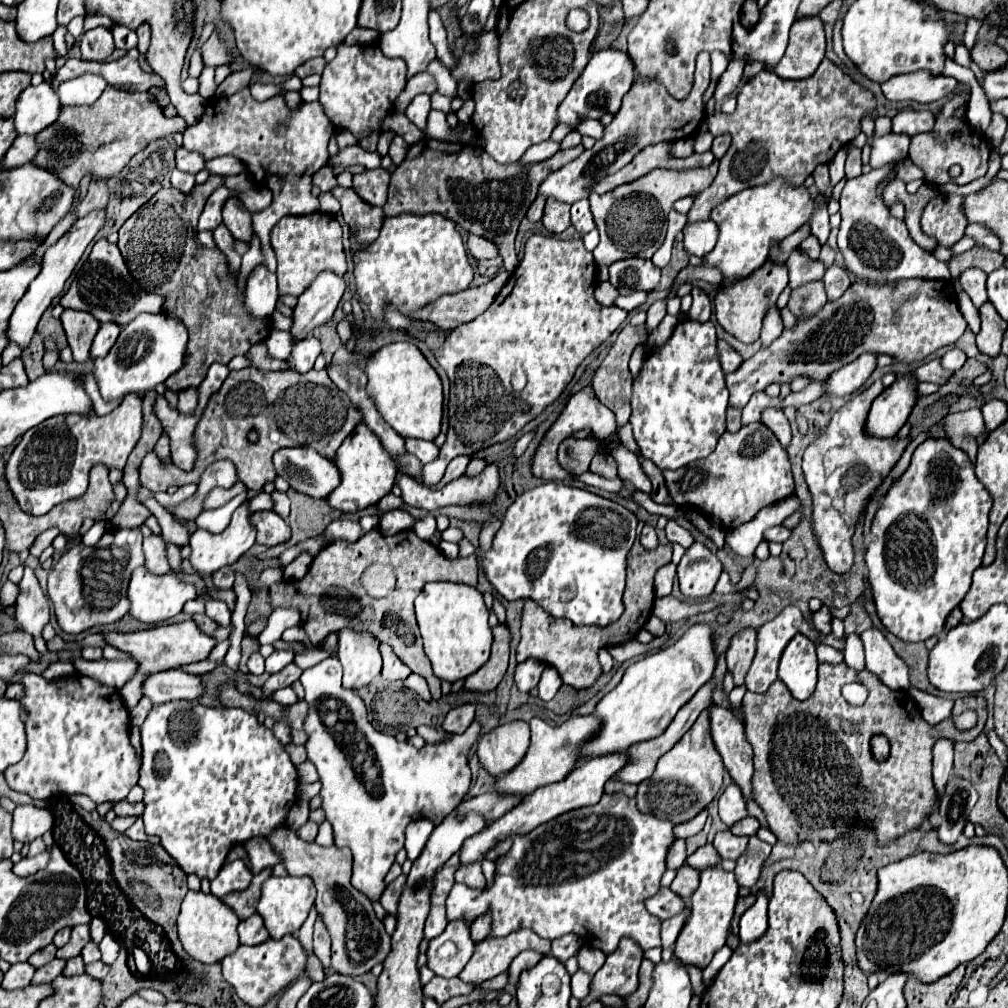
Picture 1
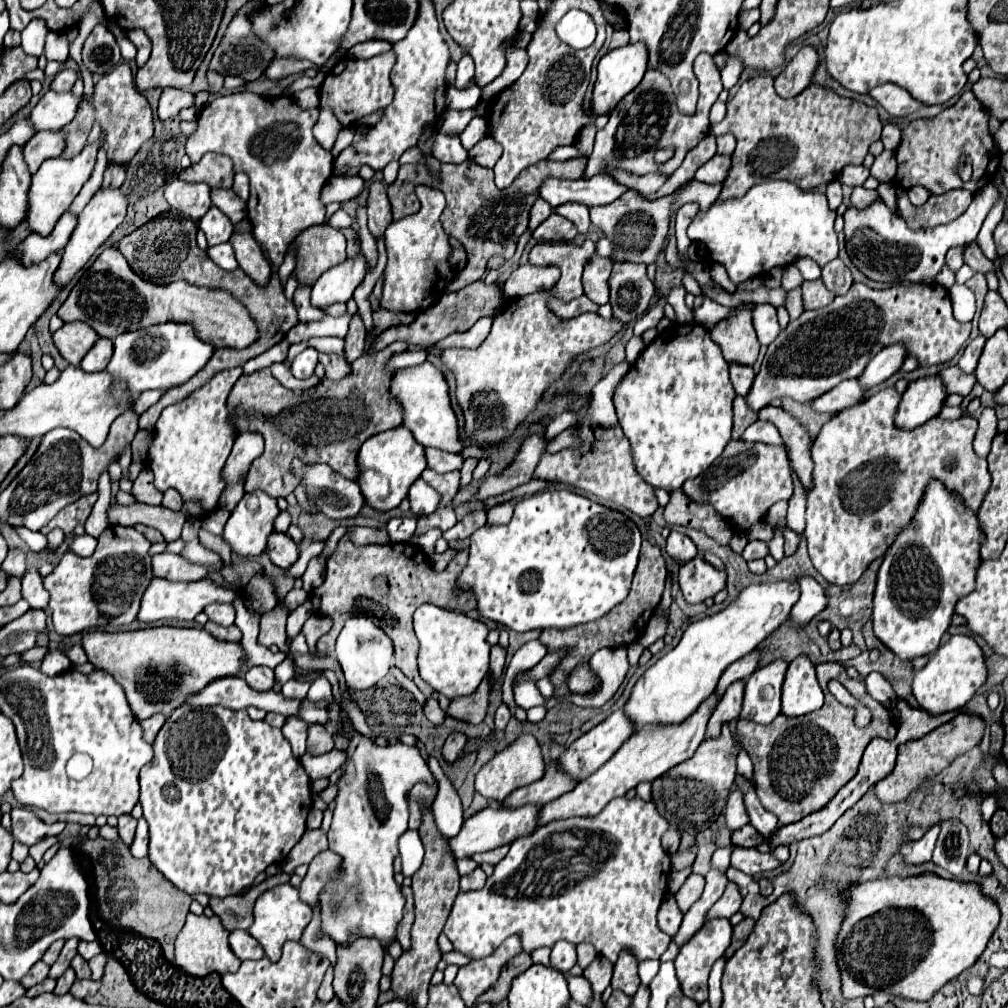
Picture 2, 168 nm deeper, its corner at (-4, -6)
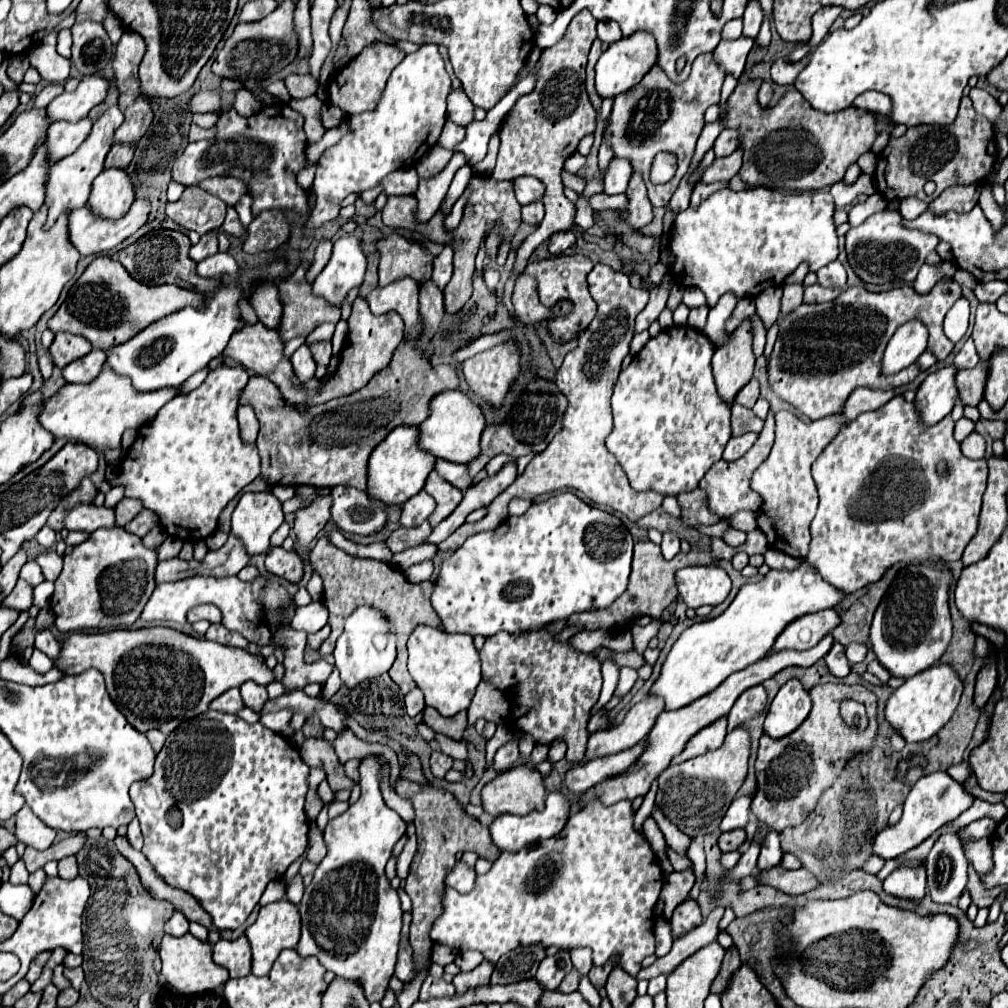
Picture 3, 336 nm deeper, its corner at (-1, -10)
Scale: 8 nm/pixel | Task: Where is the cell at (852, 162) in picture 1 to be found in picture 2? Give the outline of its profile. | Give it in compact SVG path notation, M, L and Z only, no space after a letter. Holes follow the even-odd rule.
M854 186L854 190L852 190L852 204L858 206L858 208L872 204L876 198L878 198L876 192L874 190L866 190L864 186Z

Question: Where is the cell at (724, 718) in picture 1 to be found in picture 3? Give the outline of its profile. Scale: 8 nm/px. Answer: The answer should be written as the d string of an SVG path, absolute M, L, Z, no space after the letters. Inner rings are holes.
M767 830L763 846L761 846L757 868L759 870L771 870L773 866L781 864L781 858L783 858L783 852L779 846L779 834L775 830Z

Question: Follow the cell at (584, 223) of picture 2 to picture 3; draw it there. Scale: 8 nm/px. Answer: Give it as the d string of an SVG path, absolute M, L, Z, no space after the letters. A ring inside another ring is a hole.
M581 10L575 15L563 39L555 46L543 50L535 90L517 100L517 104L509 112L507 122L499 128L501 148L499 148L497 166L491 176L495 180L509 180L509 178L529 174L541 180L545 186L545 194L543 194L545 218L537 226L537 230L517 250L517 258L511 270L511 274L515 276L523 274L531 252L543 240L547 240L555 232L563 232L573 226L575 208L563 194L561 170L563 170L563 162L571 154L575 154L579 140L585 138L587 134L593 134L597 124L597 112L591 106L585 90L585 64L587 64L589 48L593 40L597 38L595 26L597 26L597 20L591 16L589 10ZM579 38L585 38L585 40L579 40Z

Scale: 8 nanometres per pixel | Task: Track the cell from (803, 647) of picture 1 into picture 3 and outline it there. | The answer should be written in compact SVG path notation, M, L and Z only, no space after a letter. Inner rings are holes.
M789 680L773 698L763 730L769 734L769 738L785 738L785 734L791 734L797 730L803 720L809 716L811 710L811 698L799 684L799 680Z

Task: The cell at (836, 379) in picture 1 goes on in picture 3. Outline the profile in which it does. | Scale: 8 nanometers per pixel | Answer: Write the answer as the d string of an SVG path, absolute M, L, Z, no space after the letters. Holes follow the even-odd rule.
M909 320L897 328L887 344L883 358L883 374L897 374L899 370L917 362L927 348L929 332L921 320Z

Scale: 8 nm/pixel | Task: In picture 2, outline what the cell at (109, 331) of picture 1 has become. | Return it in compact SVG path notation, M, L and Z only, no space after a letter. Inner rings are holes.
M98 338L92 350L84 356L80 368L86 372L100 372L108 366L112 358L112 340L110 338Z

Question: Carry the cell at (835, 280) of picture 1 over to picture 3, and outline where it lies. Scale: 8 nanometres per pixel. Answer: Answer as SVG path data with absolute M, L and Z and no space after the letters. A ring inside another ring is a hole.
M831 262L827 266L823 266L819 272L819 284L825 286L825 288L845 288L845 280L847 280L847 274L845 274L845 268L841 266L841 262Z

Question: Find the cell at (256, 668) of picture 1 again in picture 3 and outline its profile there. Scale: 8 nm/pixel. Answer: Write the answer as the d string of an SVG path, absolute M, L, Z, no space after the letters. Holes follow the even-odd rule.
M245 682L241 686L241 700L243 700L245 708L251 708L253 712L259 714L263 704L267 702L267 690L265 690L265 686L259 686L259 684L253 684L253 682Z

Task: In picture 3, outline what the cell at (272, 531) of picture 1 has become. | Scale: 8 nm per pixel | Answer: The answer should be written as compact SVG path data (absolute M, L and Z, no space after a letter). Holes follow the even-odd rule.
M271 548L265 558L265 568L271 574L285 578L293 584L301 582L301 578L303 578L303 560L299 558L299 554L295 550L287 552L283 548Z

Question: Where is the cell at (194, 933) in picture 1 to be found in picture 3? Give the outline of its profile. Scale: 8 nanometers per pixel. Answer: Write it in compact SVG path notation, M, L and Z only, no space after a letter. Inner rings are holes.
M189 932L181 938L165 936L159 946L159 956L163 960L161 974L163 974L165 982L183 994L203 994L203 992L215 990L217 986L221 986L229 980L229 972L211 960L211 944L197 940Z

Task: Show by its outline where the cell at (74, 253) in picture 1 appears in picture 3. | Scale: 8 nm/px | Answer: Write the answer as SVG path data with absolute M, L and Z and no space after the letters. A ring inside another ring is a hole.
M107 168L103 170L93 186L89 196L89 206L99 218L121 218L135 200L133 182L123 168Z

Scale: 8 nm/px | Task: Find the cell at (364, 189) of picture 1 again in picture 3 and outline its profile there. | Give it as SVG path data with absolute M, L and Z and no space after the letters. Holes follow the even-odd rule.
M391 234L377 242L381 264L379 264L379 286L387 286L395 280L411 276L423 284L431 278L433 256L421 246L409 244L403 236Z

